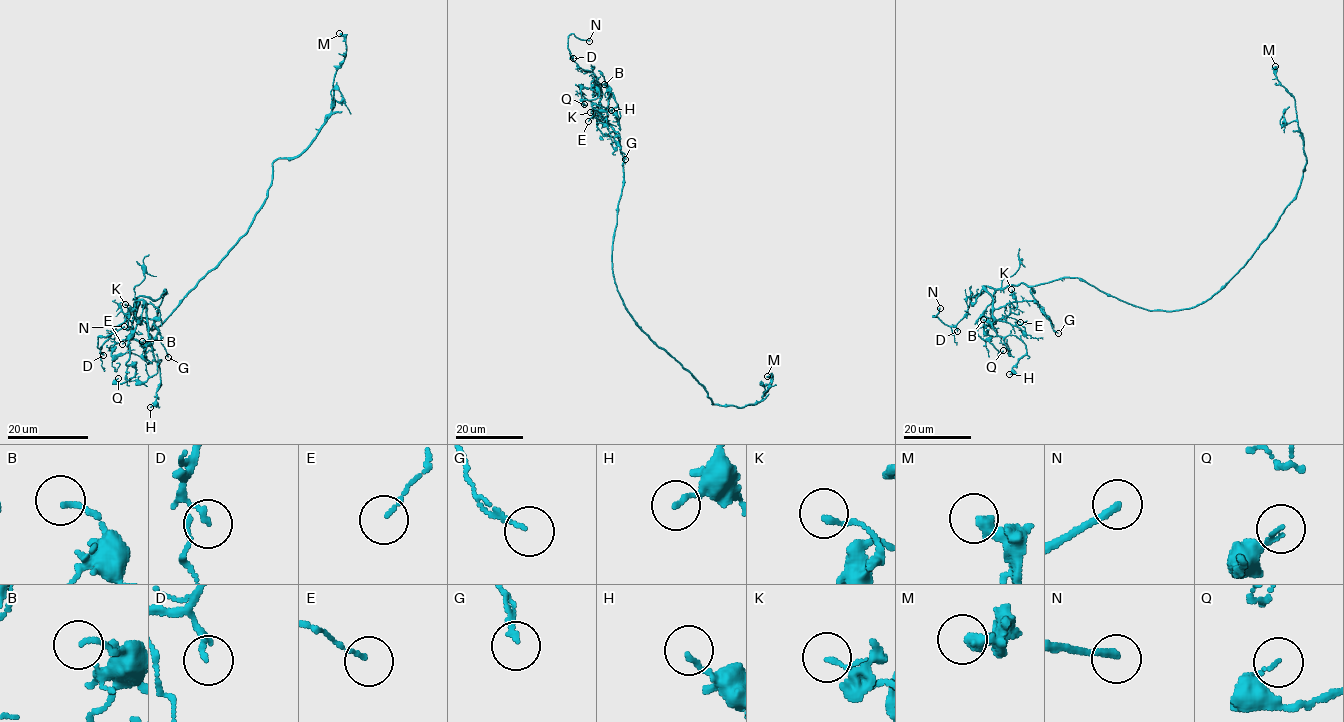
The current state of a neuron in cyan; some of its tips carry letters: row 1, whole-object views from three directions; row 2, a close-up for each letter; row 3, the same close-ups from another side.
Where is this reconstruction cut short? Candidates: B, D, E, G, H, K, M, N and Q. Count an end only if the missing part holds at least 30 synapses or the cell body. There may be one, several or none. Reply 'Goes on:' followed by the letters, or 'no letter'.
Goes on: N

